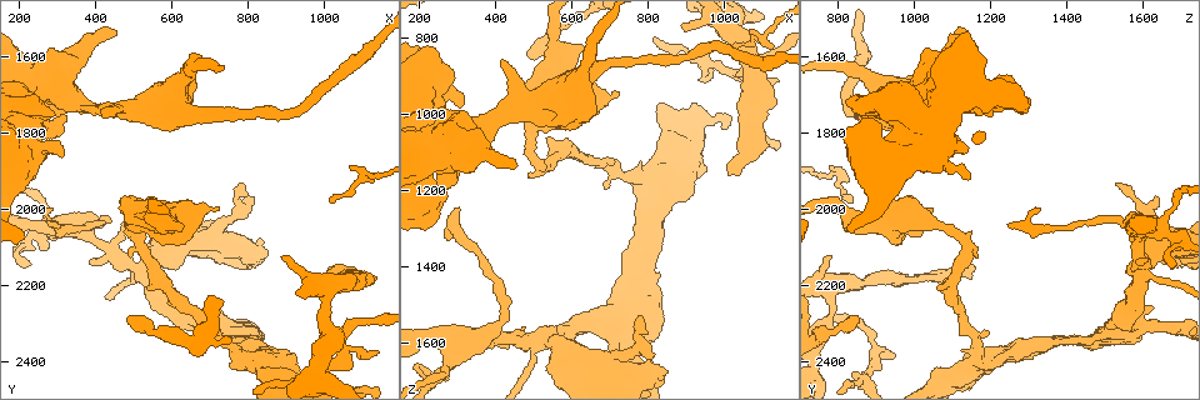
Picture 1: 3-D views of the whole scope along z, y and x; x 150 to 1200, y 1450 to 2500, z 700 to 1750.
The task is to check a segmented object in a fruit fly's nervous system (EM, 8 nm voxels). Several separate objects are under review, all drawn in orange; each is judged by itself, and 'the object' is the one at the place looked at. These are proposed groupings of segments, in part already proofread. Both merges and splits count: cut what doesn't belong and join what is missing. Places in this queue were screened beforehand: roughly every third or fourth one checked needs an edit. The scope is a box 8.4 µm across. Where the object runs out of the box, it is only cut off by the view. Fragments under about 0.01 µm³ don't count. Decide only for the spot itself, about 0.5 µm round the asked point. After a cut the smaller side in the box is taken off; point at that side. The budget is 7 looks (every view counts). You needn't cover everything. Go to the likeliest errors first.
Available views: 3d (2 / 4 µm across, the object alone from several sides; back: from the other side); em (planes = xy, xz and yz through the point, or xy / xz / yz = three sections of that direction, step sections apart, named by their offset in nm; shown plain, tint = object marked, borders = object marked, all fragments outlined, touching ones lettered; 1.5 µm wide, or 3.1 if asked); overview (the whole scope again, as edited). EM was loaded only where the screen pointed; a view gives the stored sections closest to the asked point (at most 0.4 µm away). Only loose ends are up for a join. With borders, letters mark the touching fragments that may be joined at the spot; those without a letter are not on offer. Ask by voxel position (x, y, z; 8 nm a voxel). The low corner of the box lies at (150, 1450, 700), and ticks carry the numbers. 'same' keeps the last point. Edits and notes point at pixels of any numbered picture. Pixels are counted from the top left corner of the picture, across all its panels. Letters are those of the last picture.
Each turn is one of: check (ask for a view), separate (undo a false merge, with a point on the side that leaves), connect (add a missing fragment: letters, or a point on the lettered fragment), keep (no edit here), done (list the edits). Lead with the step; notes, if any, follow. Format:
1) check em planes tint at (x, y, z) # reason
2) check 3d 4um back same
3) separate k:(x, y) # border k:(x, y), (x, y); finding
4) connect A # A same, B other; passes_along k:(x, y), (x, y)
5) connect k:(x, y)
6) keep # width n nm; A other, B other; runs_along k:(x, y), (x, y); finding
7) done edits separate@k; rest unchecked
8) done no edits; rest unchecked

check em planes plain at (1015, 2150, 1160) # branch stops here

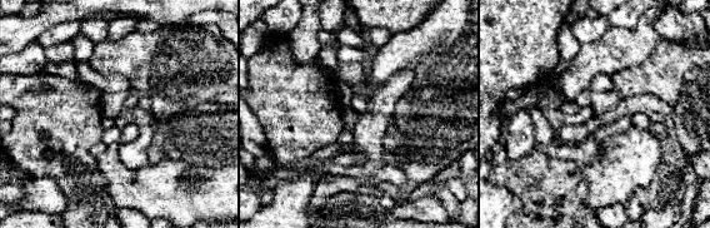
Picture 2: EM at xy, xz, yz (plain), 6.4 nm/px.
check em planes borders same

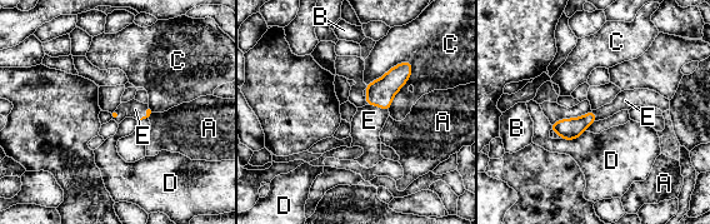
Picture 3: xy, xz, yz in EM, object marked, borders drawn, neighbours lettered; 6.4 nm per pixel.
connect E # A other, B other, C other, D other, E same; passes_along 3:(380, 93), (378, 105), (369, 120); it goes on there

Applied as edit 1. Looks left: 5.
check em planes plain at (295, 2040, 1245) # branch stops here

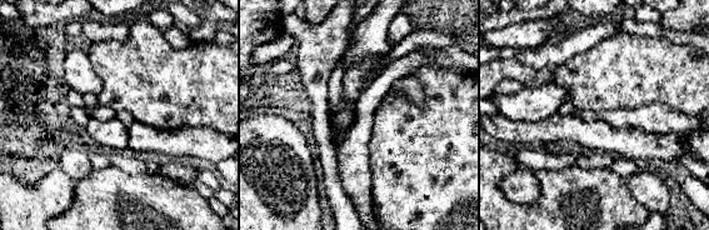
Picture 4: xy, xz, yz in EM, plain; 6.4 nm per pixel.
check em planes borders same # what lies round it

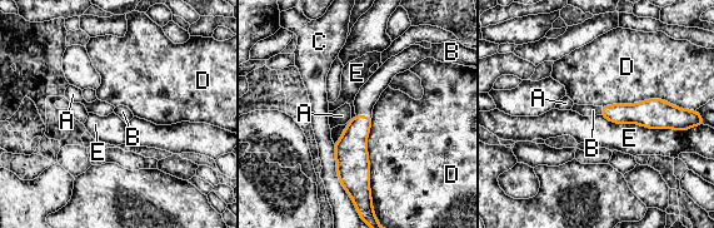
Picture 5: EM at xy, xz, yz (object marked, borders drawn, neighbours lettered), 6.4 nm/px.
connect B # width 120 nm; A other, B same, C other, D other, E other; it goes on there

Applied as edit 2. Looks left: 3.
check em xz step 8 borders at (735, 2345, 1380) # an open end

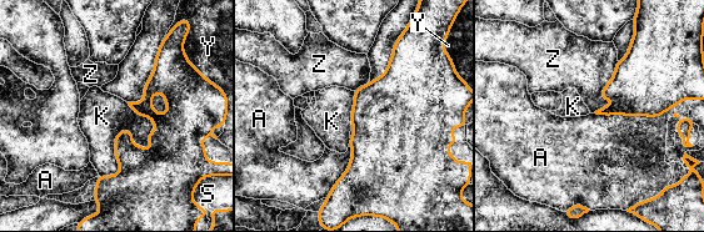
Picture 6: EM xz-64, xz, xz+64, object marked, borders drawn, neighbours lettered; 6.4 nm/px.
check em planes borders same # cut it another way

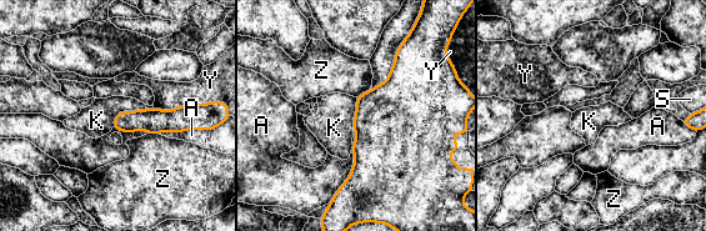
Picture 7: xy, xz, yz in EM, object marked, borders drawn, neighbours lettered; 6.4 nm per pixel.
keep # A other, K other, S other, Y other, Z other; runs_along 7:(191, 113), (178, 120), (116, 125); none of them fits

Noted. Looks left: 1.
done edits connect@3, connect@5; rest unchecked

